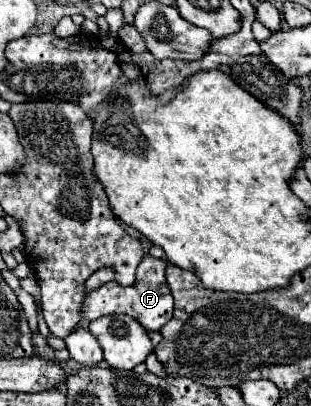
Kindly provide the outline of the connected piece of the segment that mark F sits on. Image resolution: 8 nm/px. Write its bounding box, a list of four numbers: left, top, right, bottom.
[81,255,173,331]

